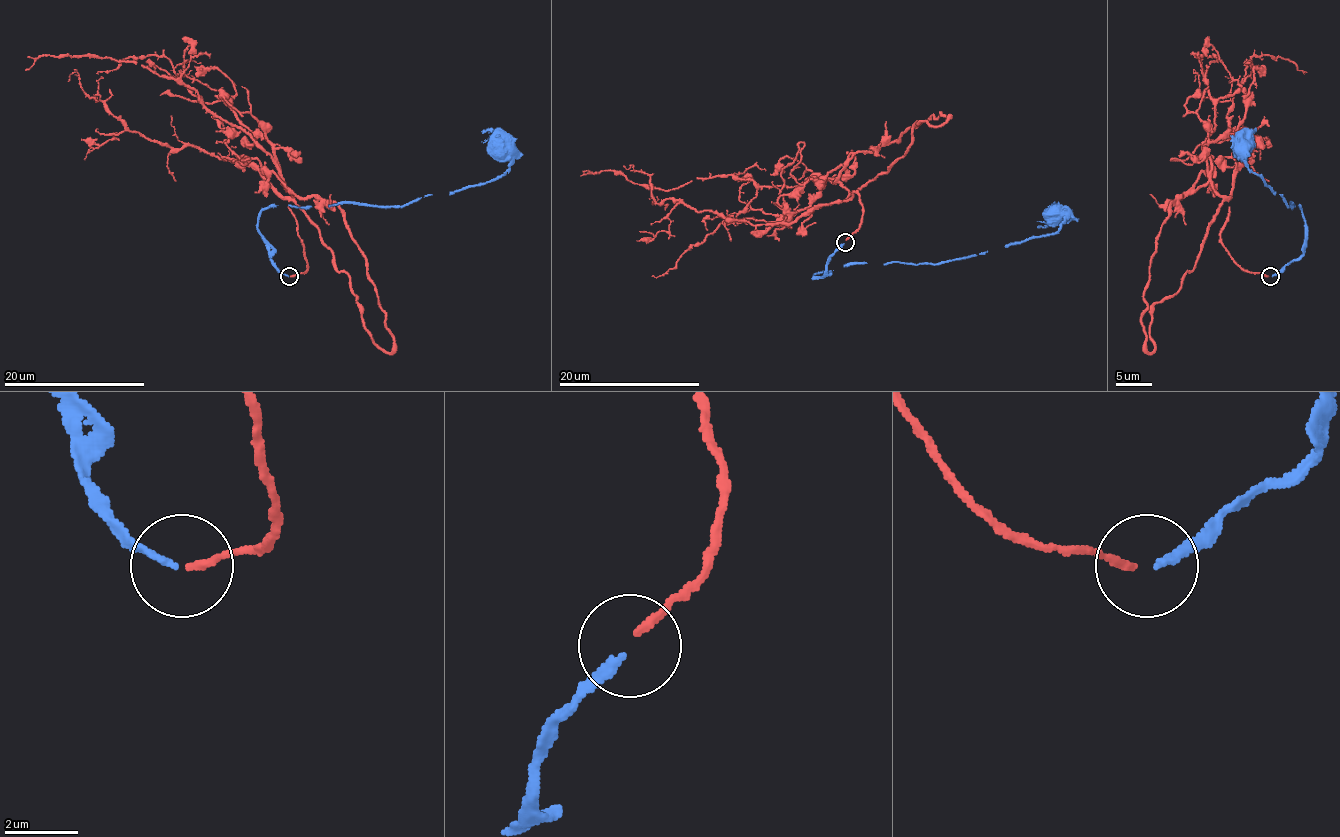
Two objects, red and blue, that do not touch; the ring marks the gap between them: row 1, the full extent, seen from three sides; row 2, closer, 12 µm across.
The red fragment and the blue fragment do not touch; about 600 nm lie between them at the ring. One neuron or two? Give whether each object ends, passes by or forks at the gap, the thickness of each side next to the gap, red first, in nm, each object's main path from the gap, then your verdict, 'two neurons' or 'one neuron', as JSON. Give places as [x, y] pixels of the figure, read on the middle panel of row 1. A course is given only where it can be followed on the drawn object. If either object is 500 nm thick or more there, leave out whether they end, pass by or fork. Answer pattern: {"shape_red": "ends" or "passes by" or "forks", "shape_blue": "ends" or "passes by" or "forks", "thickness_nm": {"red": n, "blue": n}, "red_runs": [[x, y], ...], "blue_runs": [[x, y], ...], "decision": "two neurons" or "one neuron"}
{"shape_red": "ends", "shape_blue": "ends", "thickness_nm": {"red": 200, "blue": 200}, "red_runs": [[845, 239], [859, 197], [824, 176], [659, 190], [581, 176]], "blue_runs": [[843, 243], [824, 275], [813, 277], [856, 262], [941, 264], [1052, 234], [1065, 220], [1058, 206], [1058, 213]], "decision": "one neuron"}

